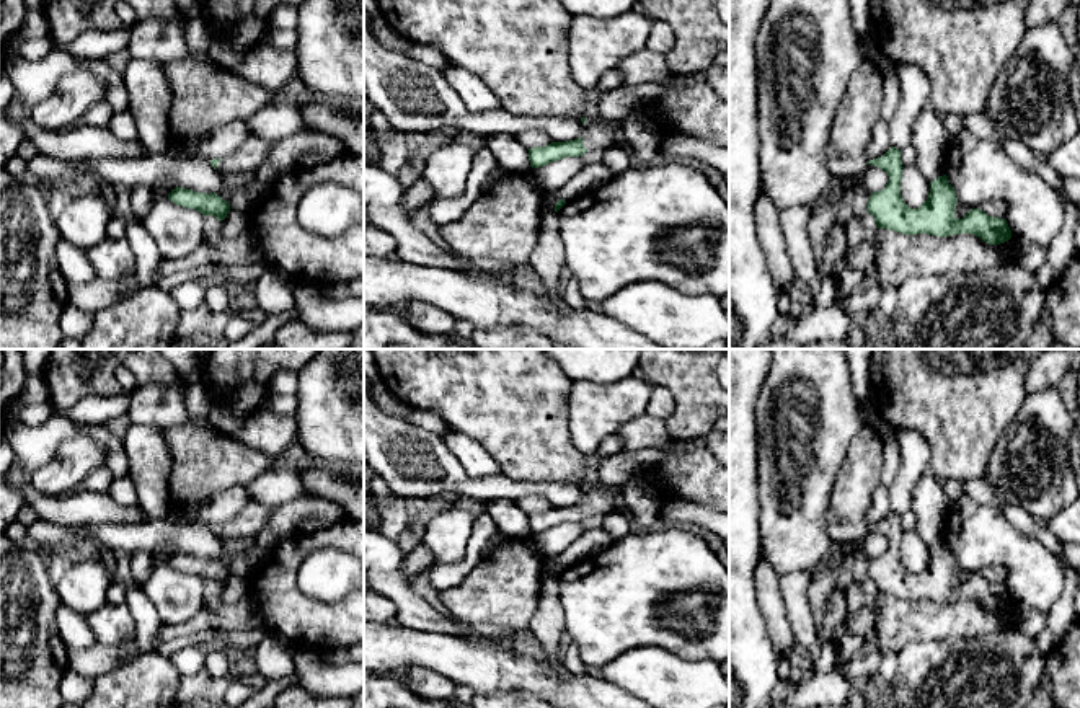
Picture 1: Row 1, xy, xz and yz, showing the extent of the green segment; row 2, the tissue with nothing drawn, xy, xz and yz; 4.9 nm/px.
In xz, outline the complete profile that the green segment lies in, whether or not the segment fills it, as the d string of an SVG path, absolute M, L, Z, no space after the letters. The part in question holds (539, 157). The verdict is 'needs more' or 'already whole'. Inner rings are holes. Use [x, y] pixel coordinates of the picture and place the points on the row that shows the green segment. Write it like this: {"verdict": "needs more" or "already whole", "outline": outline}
{"verdict": "needs more", "outline": "M594 113L581 122L584 134L579 139L529 148L530 166L540 168L566 157L582 157L587 150L613 147L622 134L622 121L605 121Z"}

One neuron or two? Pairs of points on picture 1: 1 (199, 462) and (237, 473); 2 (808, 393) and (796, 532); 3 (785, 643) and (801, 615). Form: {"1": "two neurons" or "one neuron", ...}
{"1": "one neuron", "2": "one neuron", "3": "two neurons"}

